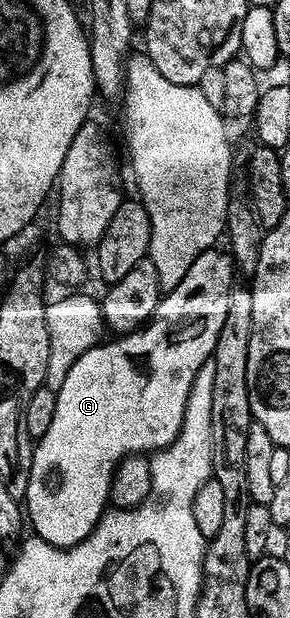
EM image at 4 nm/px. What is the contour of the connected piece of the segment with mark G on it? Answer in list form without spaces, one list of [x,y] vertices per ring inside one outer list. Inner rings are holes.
[[[211,249],[199,253],[196,261],[192,261],[192,265],[188,265],[188,273],[184,273],[180,285],[176,285],[172,290],[165,292],[162,298],[158,300],[158,307],[147,323],[142,324],[135,331],[119,334],[114,337],[111,343],[106,343],[107,341],[99,342],[97,347],[88,349],[88,353],[81,355],[72,365],[72,369],[68,369],[68,377],[64,377],[64,385],[60,385],[60,389],[56,392],[56,413],[52,417],[52,425],[48,425],[48,433],[44,433],[44,437],[40,437],[33,444],[32,469],[28,477],[28,489],[24,500],[24,515],[29,525],[31,523],[34,526],[33,534],[37,538],[48,541],[48,545],[71,547],[89,537],[100,517],[106,514],[108,510],[114,469],[121,459],[127,459],[130,455],[149,456],[155,451],[164,450],[165,447],[176,441],[176,437],[180,433],[180,425],[184,419],[184,409],[188,403],[188,393],[192,389],[192,381],[199,369],[206,363],[211,362],[216,349],[216,337],[224,326],[224,317],[228,317],[228,293],[236,283],[236,279],[234,279],[236,268],[233,258],[225,250],[222,250],[223,252],[218,250]]]

